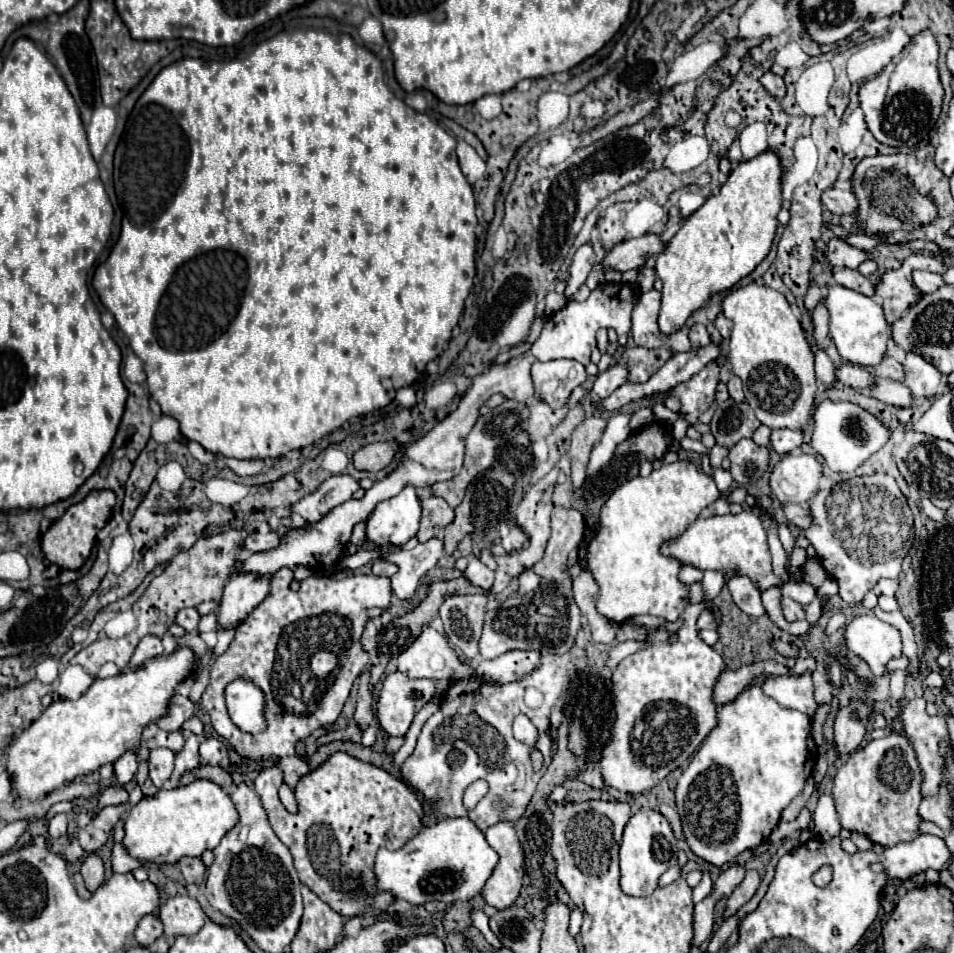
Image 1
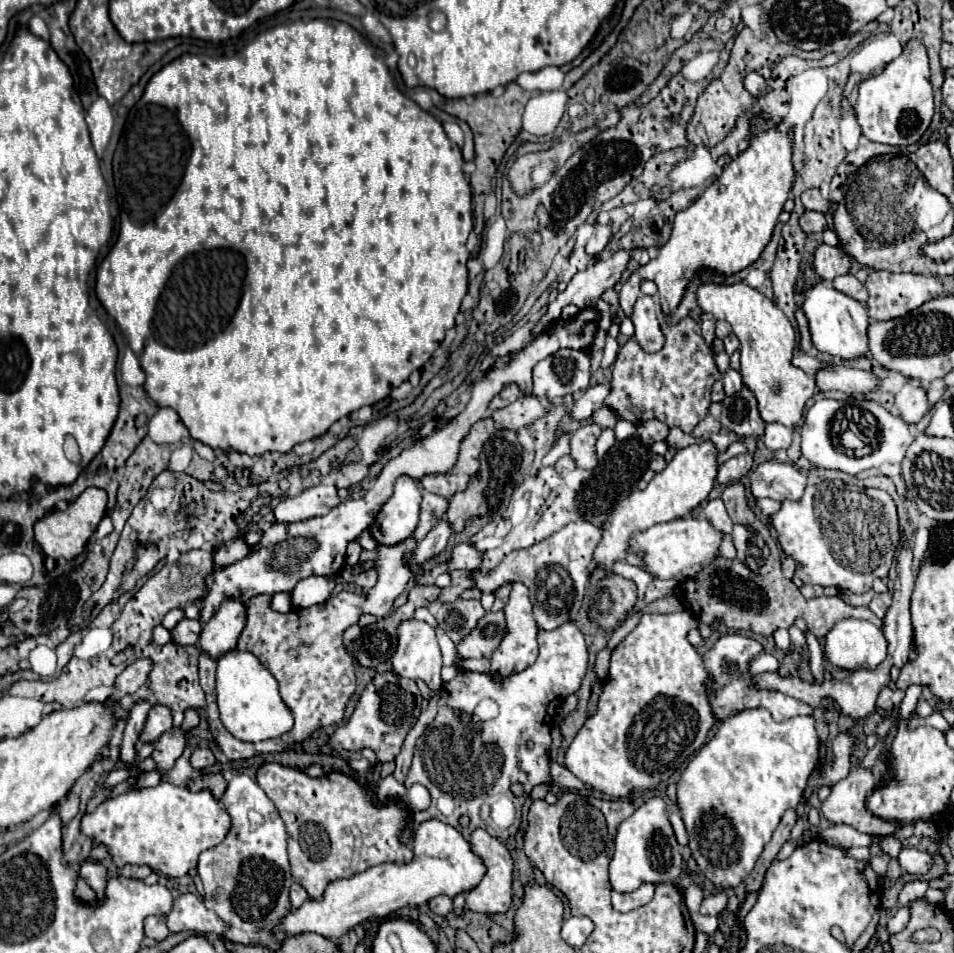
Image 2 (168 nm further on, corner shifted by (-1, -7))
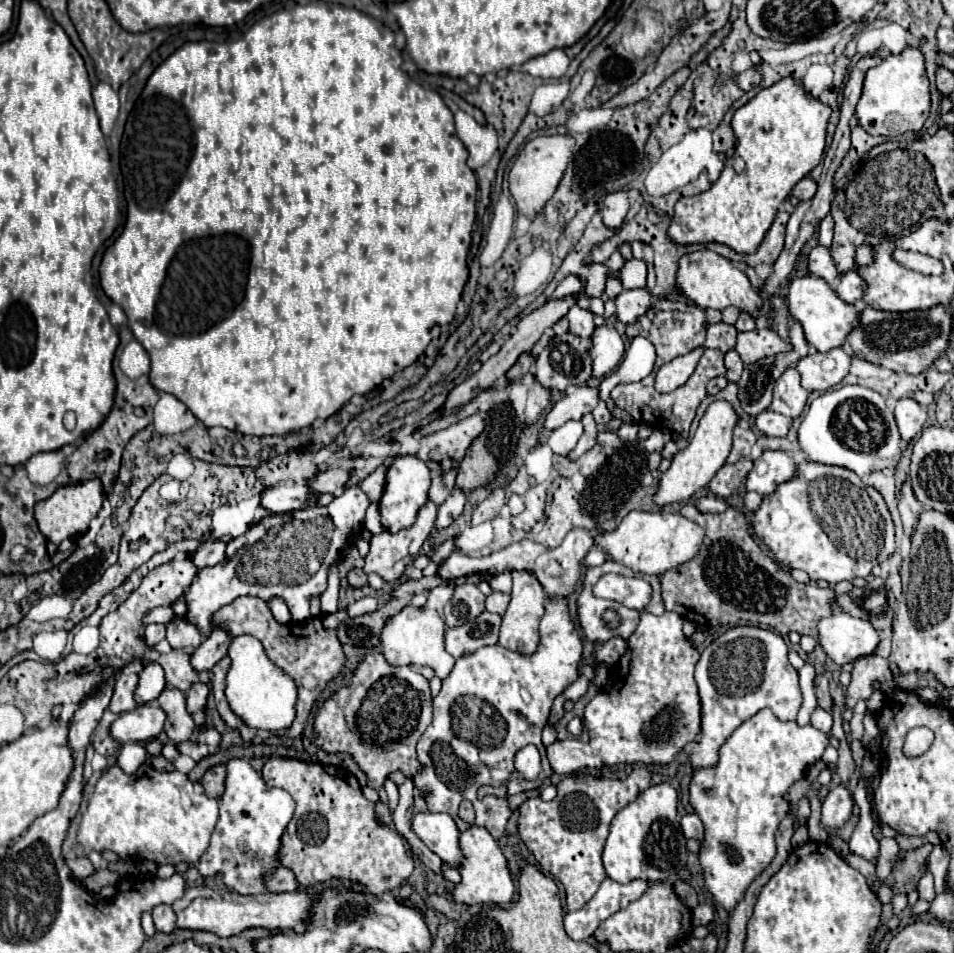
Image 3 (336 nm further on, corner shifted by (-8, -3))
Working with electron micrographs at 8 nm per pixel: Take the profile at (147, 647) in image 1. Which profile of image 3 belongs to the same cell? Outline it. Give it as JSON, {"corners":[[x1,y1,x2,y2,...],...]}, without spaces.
{"corners":[[126,670,120,672,118,680,116,680,116,686,114,686,114,696,108,704,108,710,114,712,114,714,134,710,138,706,136,700,134,700,136,684,138,684,138,674,136,672,126,672]]}

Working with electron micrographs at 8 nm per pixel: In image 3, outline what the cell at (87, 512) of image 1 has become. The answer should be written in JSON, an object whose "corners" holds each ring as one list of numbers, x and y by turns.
{"corners":[[96,478,88,480,88,482,80,482,80,484,66,484,66,486,60,486,50,498,36,502,36,506,34,506,34,518,38,522,40,532,50,542,60,544,62,540,72,538,76,534,84,534,88,530,90,520,102,508,102,498,104,498,102,482,96,480]]}

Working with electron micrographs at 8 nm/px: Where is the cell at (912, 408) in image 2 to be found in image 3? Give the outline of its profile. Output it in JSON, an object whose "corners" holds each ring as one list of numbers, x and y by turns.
{"corners":[[908,396,898,400,894,408,894,416,902,442,912,442,914,436,922,432,922,426,926,422,926,408]]}

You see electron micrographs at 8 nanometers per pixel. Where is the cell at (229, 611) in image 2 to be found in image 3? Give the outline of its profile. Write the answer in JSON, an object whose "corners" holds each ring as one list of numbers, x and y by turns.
{"corners":[[220,628,212,630,212,634,194,650,194,654,190,658,192,668,196,672,208,672,218,660,222,660,228,654,226,648,230,646,230,640,232,638,224,630,220,630]]}

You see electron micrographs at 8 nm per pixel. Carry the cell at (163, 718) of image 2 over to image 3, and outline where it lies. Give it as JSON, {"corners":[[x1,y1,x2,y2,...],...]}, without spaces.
{"corners":[[144,704,130,712,120,714,110,724,110,736,118,744,126,742,148,742,154,740,164,728,166,714,156,704]]}

